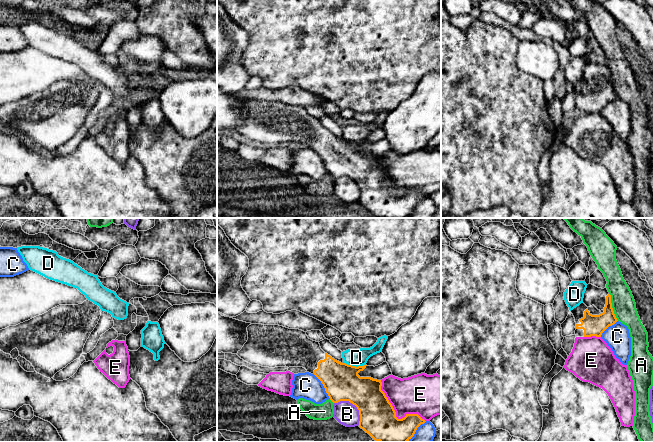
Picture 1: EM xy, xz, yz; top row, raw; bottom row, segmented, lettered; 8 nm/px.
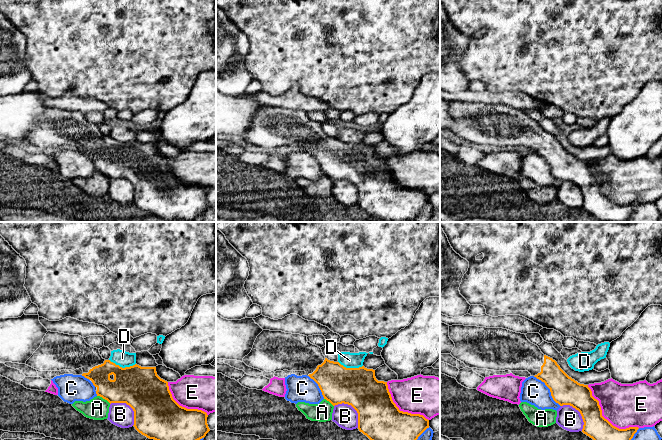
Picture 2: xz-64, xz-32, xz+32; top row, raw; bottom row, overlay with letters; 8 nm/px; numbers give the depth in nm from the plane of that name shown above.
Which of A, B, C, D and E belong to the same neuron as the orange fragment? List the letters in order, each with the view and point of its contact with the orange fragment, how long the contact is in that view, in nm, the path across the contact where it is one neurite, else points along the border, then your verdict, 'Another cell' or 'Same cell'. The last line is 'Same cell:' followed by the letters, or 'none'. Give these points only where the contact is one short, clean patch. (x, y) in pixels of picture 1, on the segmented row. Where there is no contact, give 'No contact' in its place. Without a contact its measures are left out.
A: Touches orange at yz (611, 307). Shared border 240 nm. Boundary: yz (609, 293), (611, 307), (618, 320). Another cell
B: Touches orange at xz (354, 404). Shared border 280 nm. Another cell
C: Touches orange at xz (323, 385). Shared border 240 nm. Another cell
D: Touches orange at xz (355, 366). Shared border 180 nm. Boundary: xz (344, 362), (356, 366), (365, 365). Another cell
E: Touches orange at xz (395, 413). Shared border 500 nm. Another cell
Same cell: none

